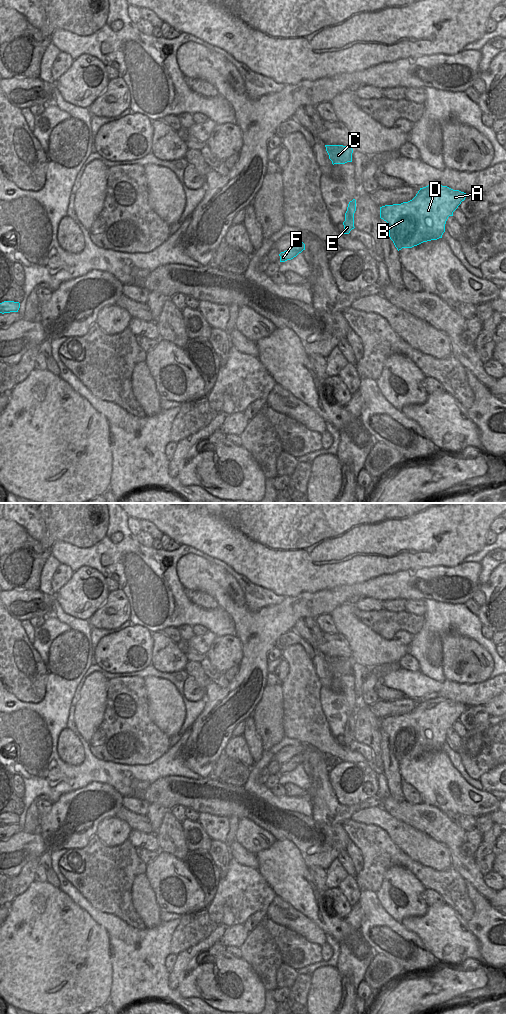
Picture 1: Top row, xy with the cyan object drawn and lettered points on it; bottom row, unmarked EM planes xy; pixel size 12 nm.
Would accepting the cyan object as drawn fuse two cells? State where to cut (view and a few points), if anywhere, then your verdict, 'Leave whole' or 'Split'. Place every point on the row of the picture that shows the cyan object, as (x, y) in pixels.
Split along xy (347, 209), (353, 218). Split.

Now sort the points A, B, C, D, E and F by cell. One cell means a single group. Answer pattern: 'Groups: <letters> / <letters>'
Groups: A B D E F / C.

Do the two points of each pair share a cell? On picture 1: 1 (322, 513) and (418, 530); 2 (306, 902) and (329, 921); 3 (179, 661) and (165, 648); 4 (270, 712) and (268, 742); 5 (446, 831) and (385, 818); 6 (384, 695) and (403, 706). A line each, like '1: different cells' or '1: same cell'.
1: same cell
2: same cell
3: same cell
4: same cell
5: different cells
6: different cells

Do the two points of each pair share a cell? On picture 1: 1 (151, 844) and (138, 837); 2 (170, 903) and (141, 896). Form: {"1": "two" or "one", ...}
{"1": "one", "2": "two"}

